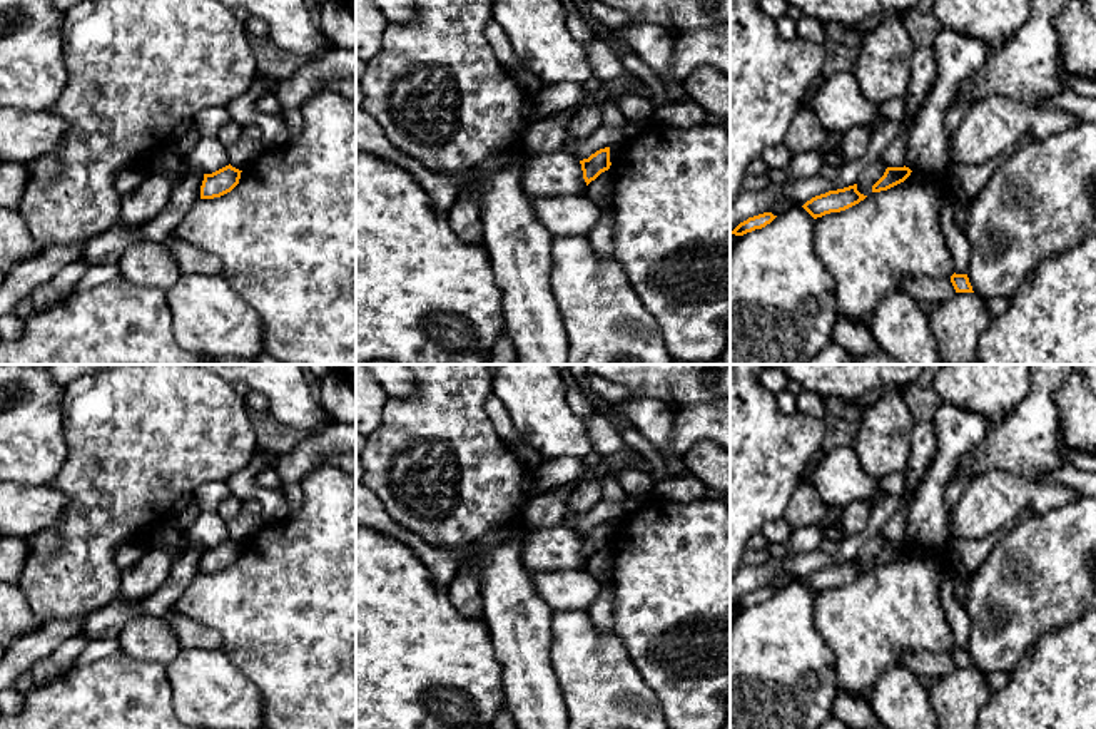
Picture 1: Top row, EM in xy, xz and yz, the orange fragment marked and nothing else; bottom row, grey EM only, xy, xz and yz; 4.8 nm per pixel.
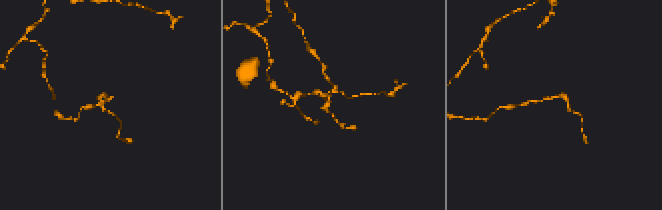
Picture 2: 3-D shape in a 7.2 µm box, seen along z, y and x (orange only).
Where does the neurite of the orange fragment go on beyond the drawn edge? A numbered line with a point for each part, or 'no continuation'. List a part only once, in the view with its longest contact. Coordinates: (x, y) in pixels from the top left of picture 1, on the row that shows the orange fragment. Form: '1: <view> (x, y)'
no continuation

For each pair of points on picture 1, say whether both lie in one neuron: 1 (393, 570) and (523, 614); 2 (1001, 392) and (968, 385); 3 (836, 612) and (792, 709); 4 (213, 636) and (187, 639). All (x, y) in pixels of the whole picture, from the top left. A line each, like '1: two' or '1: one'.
1: two
2: one
3: two
4: one

